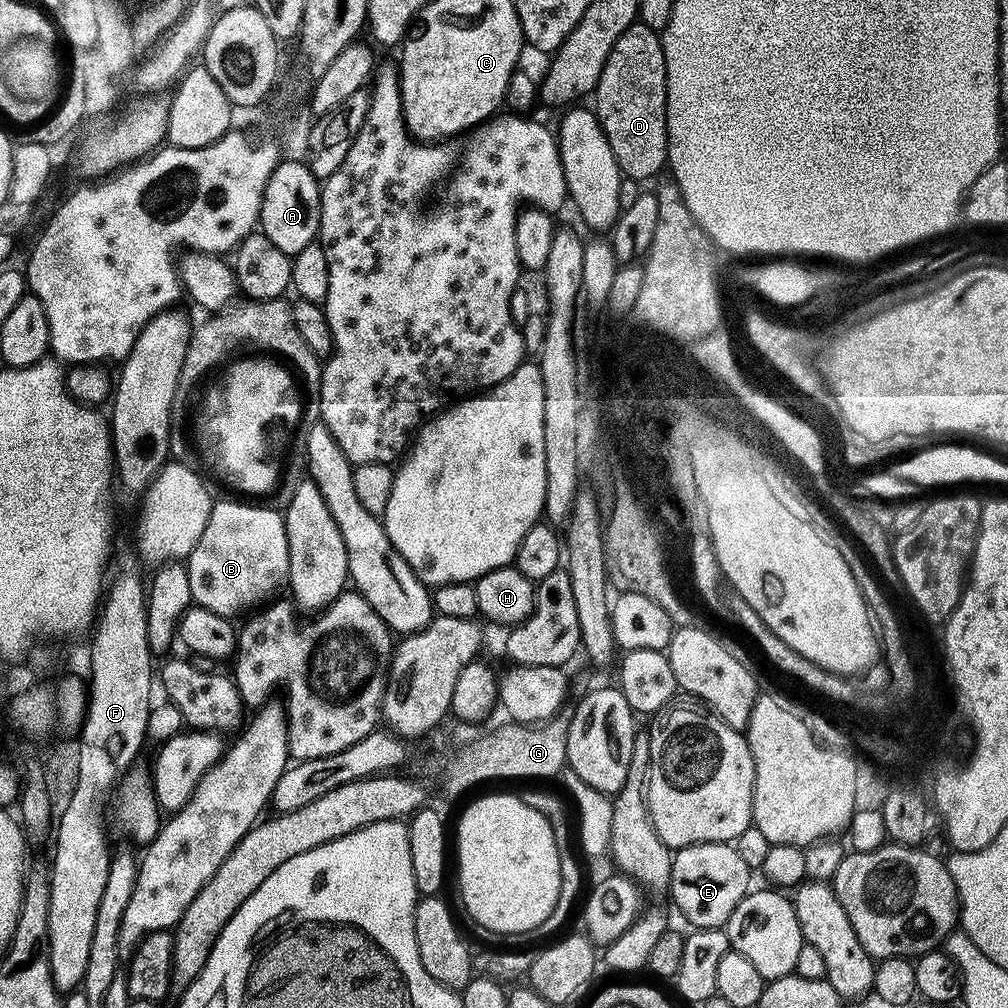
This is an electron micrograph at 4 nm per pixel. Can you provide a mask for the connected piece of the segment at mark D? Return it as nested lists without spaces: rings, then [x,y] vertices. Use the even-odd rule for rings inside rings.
[[[637,22],[618,40],[594,93],[594,110],[627,179],[650,180],[668,161],[668,71],[661,35]]]

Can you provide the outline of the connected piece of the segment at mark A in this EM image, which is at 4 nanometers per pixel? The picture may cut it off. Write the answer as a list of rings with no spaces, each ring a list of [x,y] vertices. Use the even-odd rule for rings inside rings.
[[[285,159],[274,170],[262,198],[259,227],[282,250],[282,254],[295,258],[306,246],[317,243],[322,222],[321,181],[317,180],[307,163]]]

